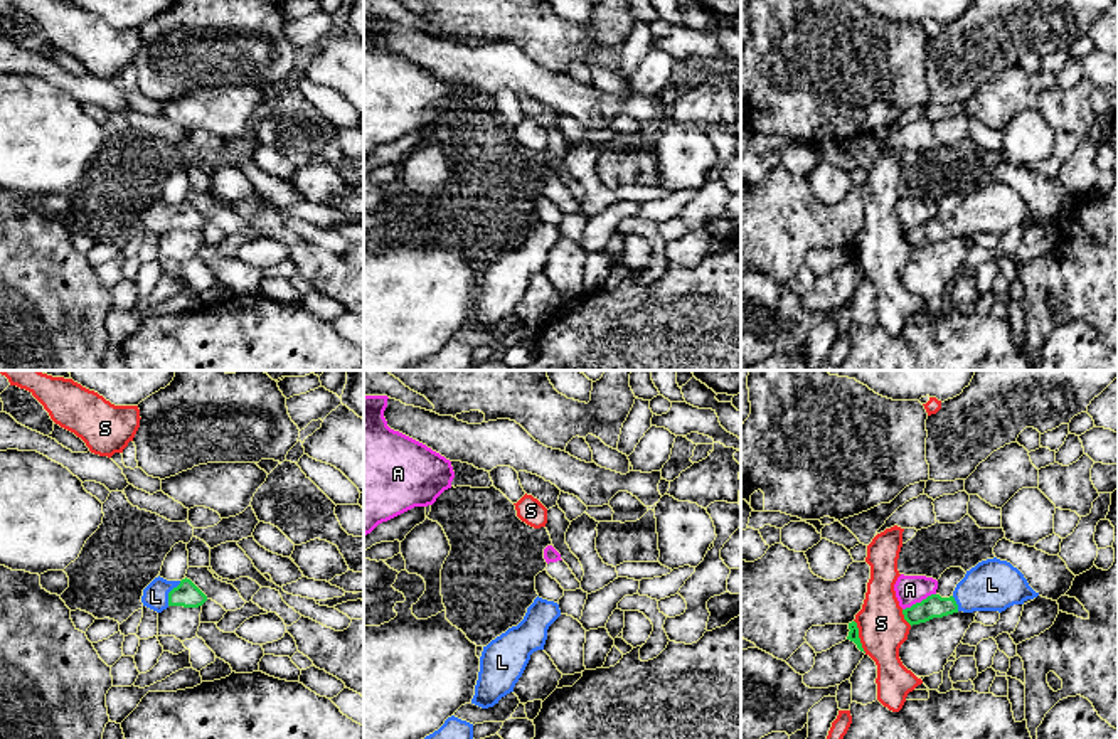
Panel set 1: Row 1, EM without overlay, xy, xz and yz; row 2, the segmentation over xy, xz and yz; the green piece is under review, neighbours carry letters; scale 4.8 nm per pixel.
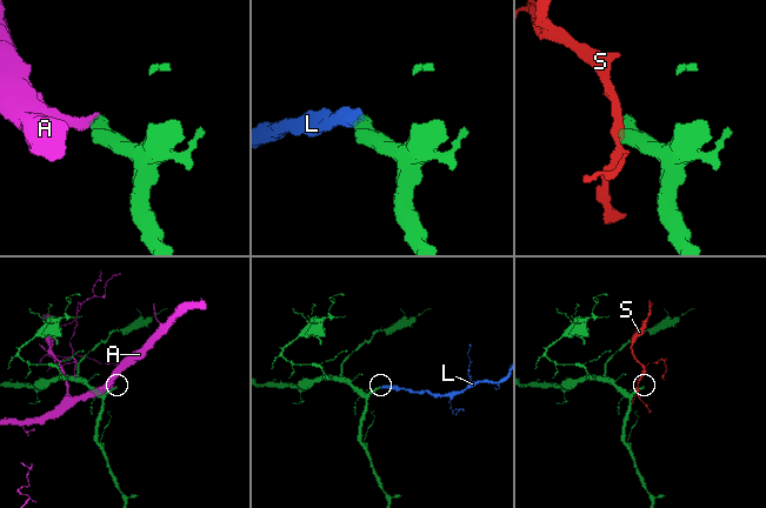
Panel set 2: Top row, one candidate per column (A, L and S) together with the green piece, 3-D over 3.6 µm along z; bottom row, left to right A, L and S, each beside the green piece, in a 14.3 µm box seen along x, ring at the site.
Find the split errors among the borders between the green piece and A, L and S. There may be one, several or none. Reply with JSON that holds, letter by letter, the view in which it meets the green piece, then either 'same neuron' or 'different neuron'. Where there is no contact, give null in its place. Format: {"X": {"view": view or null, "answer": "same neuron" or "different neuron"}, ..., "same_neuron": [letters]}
{"A": {"view": "yz", "answer": "different neuron"}, "L": {"view": "xy", "answer": "same neuron"}, "S": {"view": "yz", "answer": "different neuron"}, "same_neuron": ["L"]}

